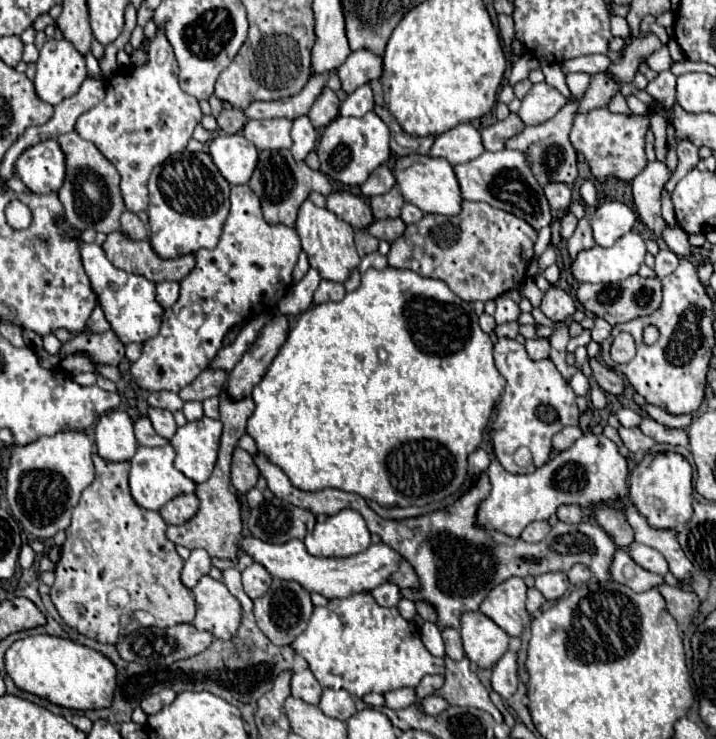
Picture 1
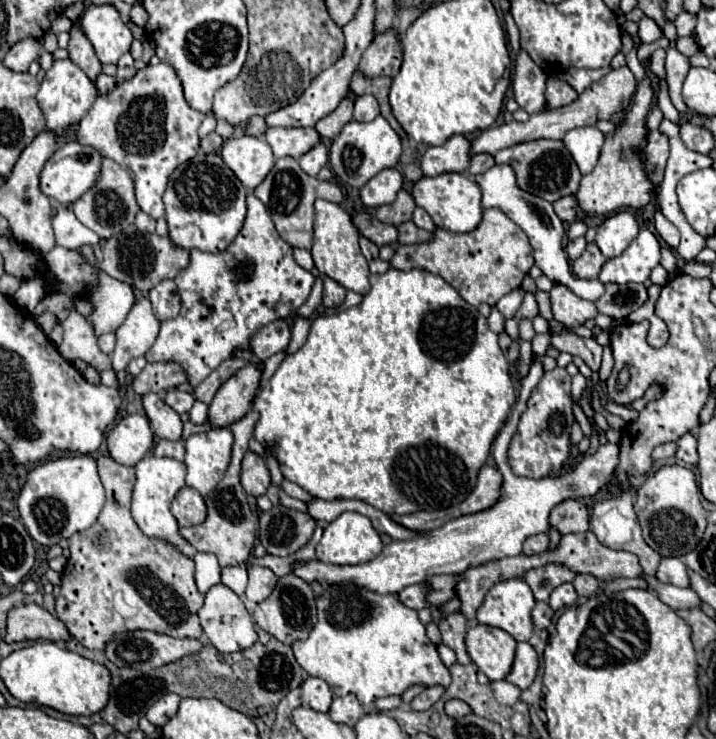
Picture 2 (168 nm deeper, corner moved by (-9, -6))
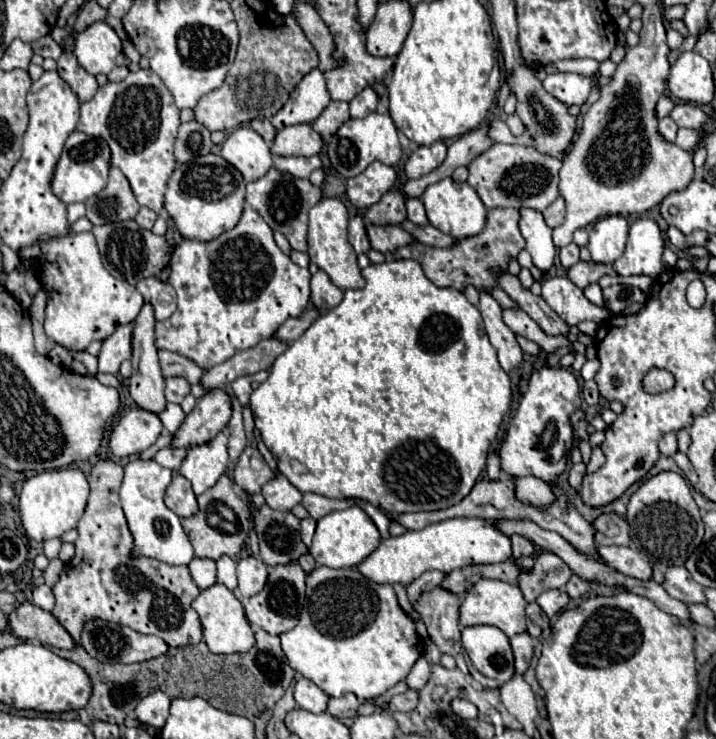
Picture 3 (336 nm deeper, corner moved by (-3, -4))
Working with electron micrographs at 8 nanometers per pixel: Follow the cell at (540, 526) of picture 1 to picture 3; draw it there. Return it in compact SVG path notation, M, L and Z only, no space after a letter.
M516 535L516 537L510 537L510 539L512 539L512 557L524 557L524 555L534 553L534 545L526 537Z

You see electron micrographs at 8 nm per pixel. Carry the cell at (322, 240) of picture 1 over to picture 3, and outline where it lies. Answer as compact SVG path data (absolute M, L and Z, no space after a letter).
M322 199L310 209L308 255L310 255L310 261L316 263L322 271L326 271L332 283L342 291L364 287L364 279L356 263L356 253L348 241L348 209L340 199Z

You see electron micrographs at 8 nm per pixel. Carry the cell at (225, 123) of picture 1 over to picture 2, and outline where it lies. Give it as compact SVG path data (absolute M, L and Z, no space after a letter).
M264 117L250 119L248 125L246 125L246 133L254 135L254 137L262 137L266 133L266 121L264 121Z

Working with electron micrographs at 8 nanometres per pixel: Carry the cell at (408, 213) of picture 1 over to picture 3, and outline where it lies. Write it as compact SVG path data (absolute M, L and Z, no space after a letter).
M410 197L406 201L406 209L408 209L408 219L416 225L426 225L428 223L428 217L426 217L426 211L424 211L424 205L418 197Z

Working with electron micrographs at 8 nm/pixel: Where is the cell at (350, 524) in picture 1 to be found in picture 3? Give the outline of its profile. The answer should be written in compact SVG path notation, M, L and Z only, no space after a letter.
M350 507L344 511L334 511L316 523L316 533L310 553L316 559L316 565L332 569L356 567L364 561L364 557L368 557L378 547L378 543L380 543L380 533L376 525L368 519L368 515L360 507Z

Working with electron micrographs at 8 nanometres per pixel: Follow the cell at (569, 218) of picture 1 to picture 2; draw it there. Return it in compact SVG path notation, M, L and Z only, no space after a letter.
M578 237L578 239L572 239L572 241L566 245L566 253L568 253L568 257L574 261L574 259L578 259L578 257L582 255L584 247L586 247L586 239L584 239L584 237Z

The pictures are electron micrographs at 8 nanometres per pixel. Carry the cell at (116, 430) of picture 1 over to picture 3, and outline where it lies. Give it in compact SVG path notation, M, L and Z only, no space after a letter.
M132 409L122 415L118 425L114 427L108 441L110 453L116 457L138 455L156 443L160 431L162 423L158 415L144 409Z

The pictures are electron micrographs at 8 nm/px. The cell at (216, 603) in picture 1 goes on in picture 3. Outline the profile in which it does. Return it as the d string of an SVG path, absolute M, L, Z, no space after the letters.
M216 583L216 585L200 591L200 595L192 601L192 607L200 615L204 641L212 653L244 653L256 643L250 623L244 615L242 603L236 599L236 595L228 587Z

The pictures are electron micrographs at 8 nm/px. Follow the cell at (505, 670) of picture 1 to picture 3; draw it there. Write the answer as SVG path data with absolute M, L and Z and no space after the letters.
M520 633L520 635L514 635L510 639L510 645L512 645L512 651L514 651L514 665L516 665L516 675L524 675L524 671L528 669L530 665L530 659L532 659L532 637L528 633Z

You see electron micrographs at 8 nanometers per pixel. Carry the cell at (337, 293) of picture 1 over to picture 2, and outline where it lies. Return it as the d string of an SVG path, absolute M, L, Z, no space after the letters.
M324 277L324 307L336 307L344 301L346 289L330 277Z

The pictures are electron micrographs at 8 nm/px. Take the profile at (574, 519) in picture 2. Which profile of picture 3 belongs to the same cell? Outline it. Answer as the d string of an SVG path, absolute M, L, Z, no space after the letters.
M520 477L516 479L516 497L518 501L532 505L536 509L546 509L556 501L556 495L550 487L550 483L538 479L538 477Z

